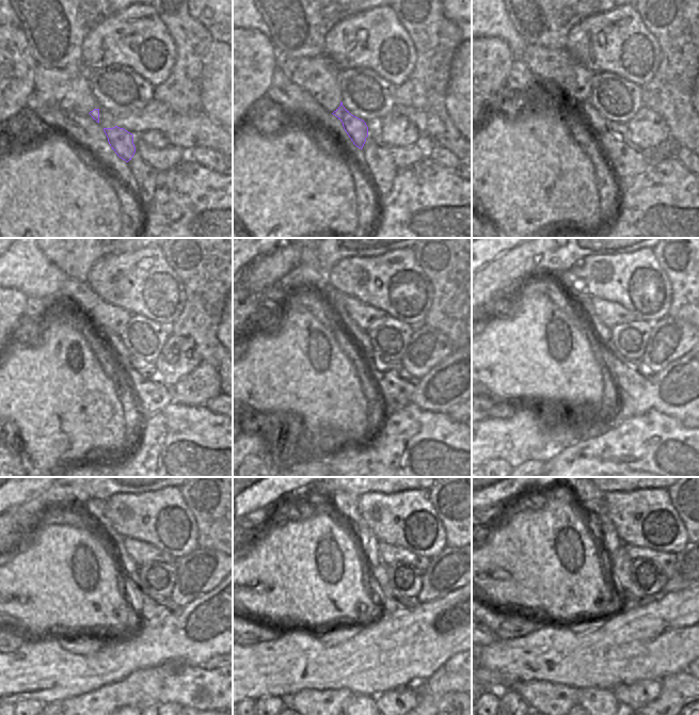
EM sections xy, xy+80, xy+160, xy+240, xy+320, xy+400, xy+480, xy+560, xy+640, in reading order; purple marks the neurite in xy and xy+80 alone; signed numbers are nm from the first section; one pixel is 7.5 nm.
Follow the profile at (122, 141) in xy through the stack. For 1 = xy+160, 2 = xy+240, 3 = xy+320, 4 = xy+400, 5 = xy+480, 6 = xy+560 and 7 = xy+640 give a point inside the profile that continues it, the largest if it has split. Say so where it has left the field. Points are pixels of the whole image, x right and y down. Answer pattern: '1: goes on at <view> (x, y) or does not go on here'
1: goes on at xy+160 (599, 125)
2: goes on at xy+240 (113, 342)
3: goes on at xy+320 (361, 337)
4: goes on at xy+400 (604, 334)
5: goes on at xy+480 (130, 569)
6: goes on at xy+560 (346, 505)
7: goes on at xy+640 (592, 501)

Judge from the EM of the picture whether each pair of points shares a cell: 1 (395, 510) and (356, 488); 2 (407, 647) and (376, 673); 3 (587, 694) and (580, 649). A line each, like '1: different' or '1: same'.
1: different
2: same
3: different

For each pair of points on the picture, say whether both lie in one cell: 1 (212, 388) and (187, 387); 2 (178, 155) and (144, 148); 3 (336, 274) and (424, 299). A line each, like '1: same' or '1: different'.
1: same
2: same
3: same

